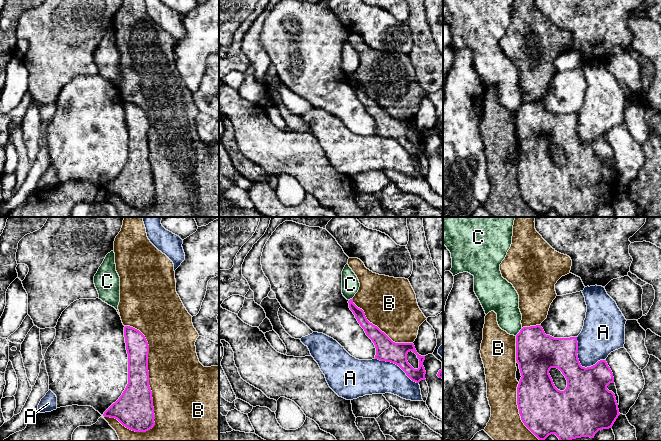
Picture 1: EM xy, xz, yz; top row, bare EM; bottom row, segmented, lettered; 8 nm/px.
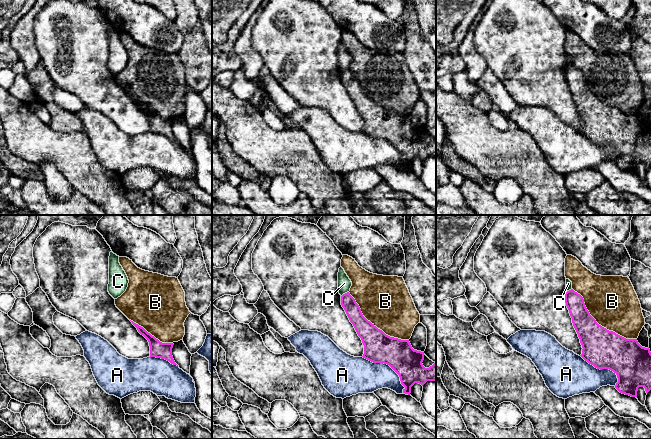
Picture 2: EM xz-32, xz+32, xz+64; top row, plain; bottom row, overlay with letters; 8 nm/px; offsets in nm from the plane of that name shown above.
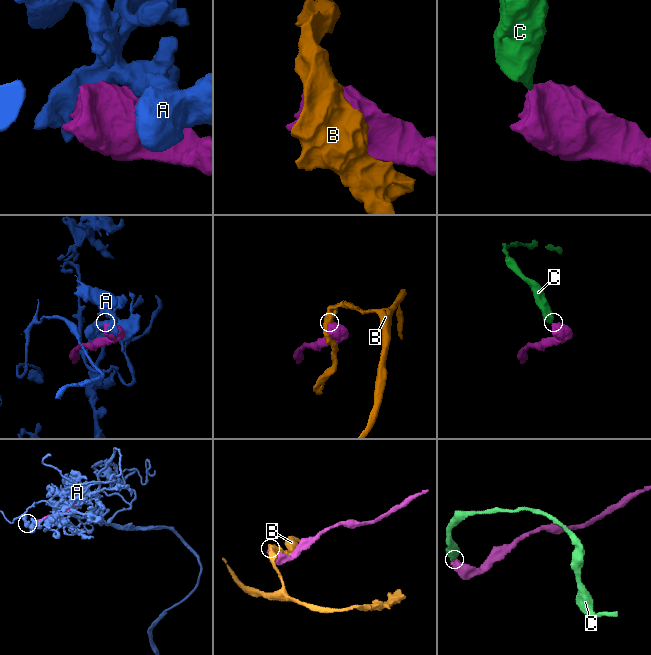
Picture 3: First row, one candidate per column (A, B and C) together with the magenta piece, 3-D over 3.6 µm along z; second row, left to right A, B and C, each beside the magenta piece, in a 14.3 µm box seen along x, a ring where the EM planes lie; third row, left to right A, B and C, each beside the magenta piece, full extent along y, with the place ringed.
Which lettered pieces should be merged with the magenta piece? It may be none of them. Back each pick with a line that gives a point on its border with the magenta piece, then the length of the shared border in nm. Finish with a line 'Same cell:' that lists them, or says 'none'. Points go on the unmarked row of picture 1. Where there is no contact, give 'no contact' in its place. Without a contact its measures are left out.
Same cell: none

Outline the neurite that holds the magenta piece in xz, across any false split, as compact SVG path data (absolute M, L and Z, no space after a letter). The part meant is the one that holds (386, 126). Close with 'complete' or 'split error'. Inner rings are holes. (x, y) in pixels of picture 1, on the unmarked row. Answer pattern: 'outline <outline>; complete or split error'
outline M353 74L348 77L349 84L355 91L360 102L364 105L366 111L372 116L376 124L375 135L391 138L398 141L406 151L414 158L419 159L425 155L425 144L423 138L425 132L417 129L413 119L395 119L377 102L370 99L362 85L353 79ZM412 127L419 135L419 144L414 145L407 137L407 130Z; complete

